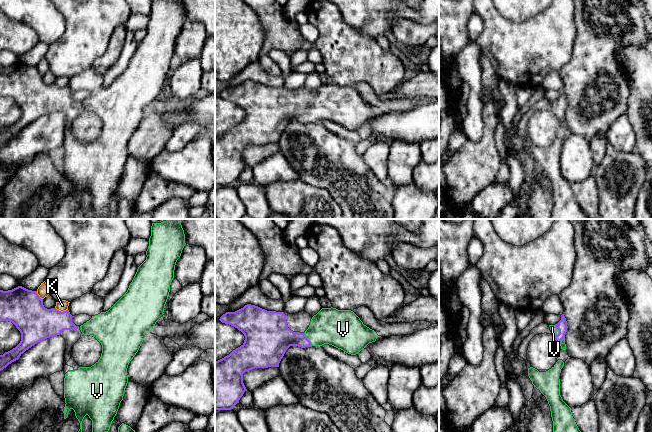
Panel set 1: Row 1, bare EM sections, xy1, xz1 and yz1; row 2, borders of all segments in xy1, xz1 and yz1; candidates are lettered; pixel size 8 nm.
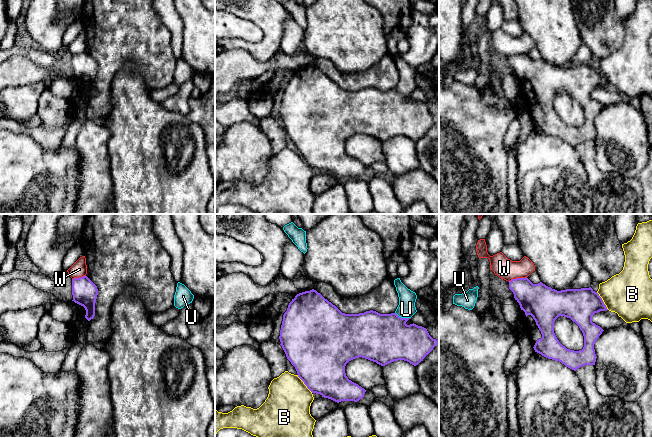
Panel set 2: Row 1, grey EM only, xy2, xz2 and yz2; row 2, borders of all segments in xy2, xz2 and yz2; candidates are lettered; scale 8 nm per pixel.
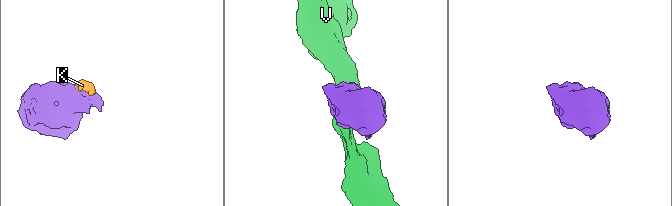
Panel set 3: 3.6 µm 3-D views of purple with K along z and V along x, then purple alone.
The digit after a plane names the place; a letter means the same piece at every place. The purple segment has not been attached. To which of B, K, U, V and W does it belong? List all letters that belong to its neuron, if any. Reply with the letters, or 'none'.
V

